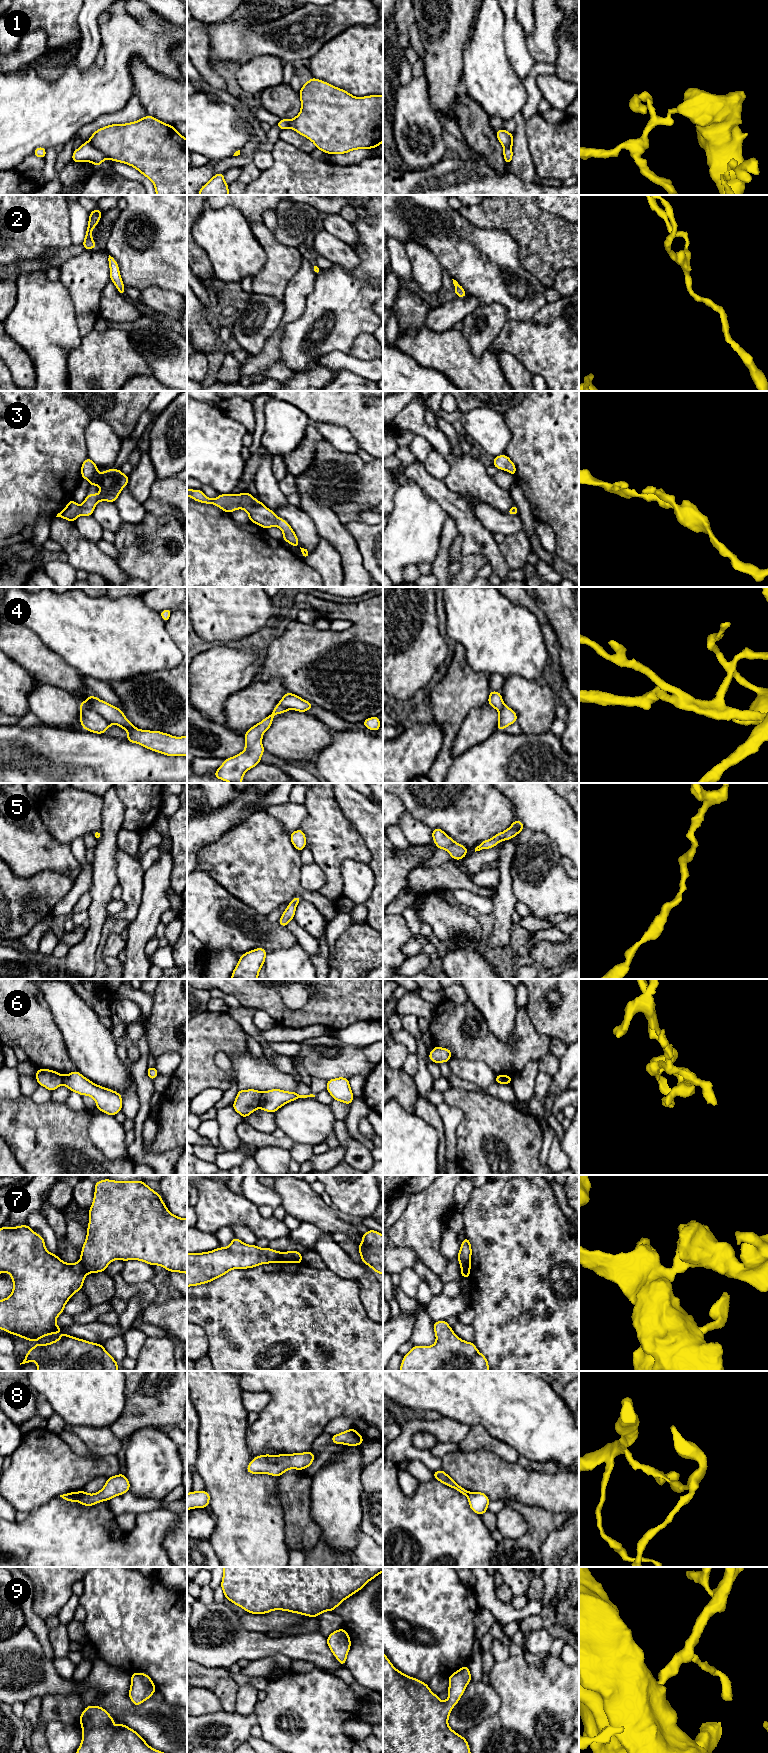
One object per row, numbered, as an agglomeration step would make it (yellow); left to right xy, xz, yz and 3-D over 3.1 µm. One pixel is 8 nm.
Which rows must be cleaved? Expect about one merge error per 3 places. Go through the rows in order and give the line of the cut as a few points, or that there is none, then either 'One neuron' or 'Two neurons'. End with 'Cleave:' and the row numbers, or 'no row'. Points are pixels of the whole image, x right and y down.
1: Split along xy (89, 140), (106, 157). Two neurons
2: No split. One neuron
3: No split. One neuron
4: No split. One neuron
5: No split. One neuron
6: Split along xz (261, 1092), (258, 1107). Two neurons
7: Split along xy (80, 1261), (87, 1272). Two neurons
8: Split along yz (468, 1492), (466, 1494). Two neurons
9: No split. One neuron
Cleave: 1, 6, 7, 8

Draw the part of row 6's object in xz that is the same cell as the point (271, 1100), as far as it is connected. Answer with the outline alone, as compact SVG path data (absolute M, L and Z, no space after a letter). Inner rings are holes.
M272 1089L261 1092L259 1100L259 1108L264 1111L275 1113L280 1107L286 1103L294 1101L298 1098L315 1097L315 1095L300 1095L297 1092L288 1092L280 1089Z

